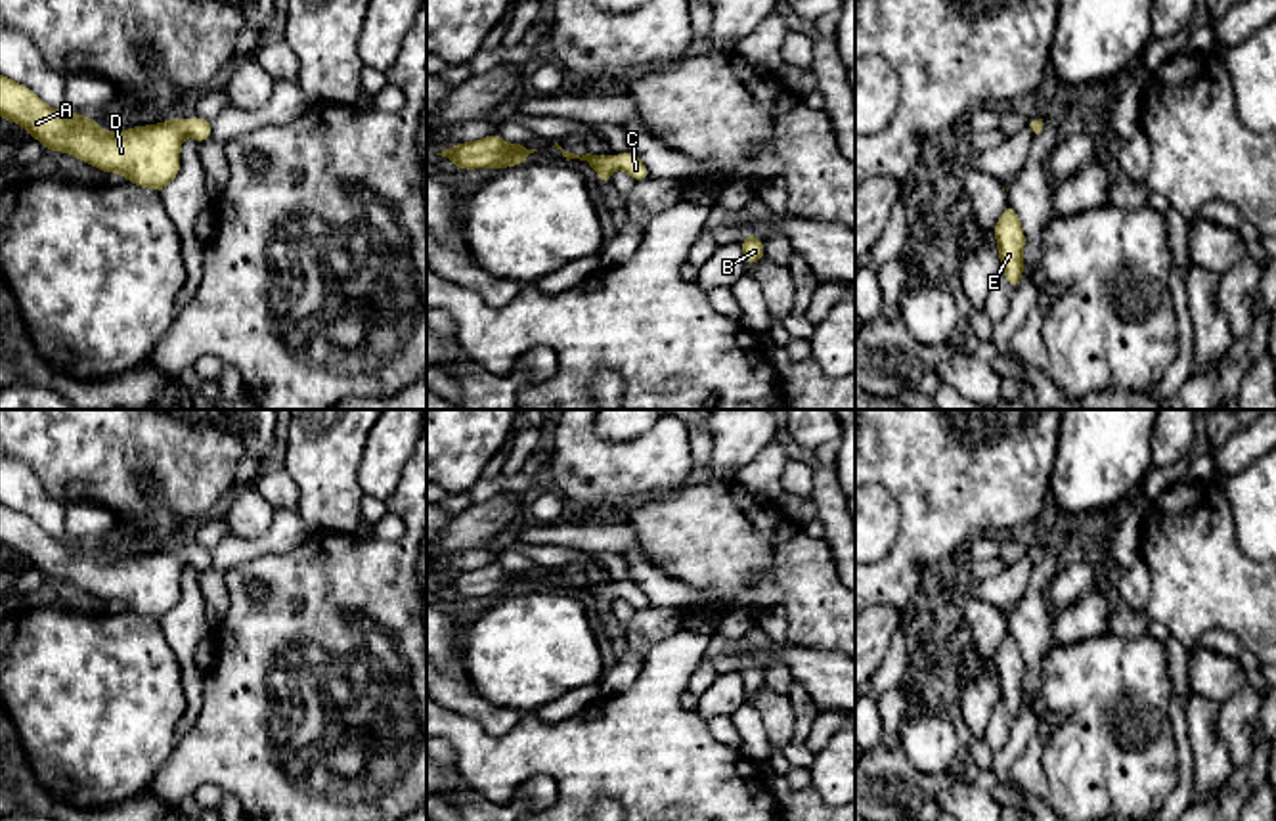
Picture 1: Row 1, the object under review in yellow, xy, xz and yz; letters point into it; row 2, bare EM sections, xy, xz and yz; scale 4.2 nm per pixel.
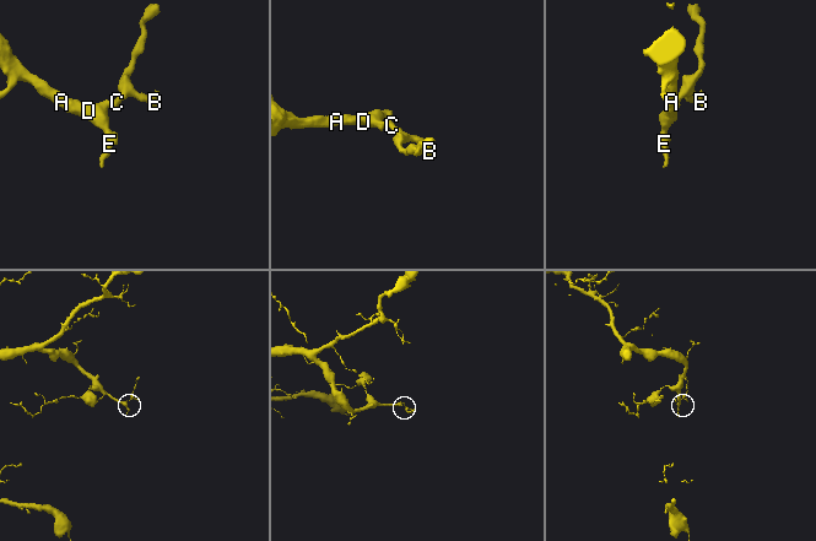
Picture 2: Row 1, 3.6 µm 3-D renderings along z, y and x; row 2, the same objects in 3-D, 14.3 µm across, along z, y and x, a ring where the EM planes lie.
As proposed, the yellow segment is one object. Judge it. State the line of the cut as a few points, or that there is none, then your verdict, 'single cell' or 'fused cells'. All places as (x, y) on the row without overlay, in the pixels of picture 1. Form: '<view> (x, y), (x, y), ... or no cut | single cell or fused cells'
no cut | single cell

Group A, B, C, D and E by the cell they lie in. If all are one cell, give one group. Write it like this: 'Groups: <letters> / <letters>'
Groups: A B C D E

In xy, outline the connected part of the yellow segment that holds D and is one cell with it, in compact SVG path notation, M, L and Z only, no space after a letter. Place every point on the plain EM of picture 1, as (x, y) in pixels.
M0 503L0 545L21 553L48 580L65 580L101 601L122 601L126 610L163 620L180 601L180 574L189 563L210 568L212 551L170 547L109 563L86 544L55 540L33 519Z

